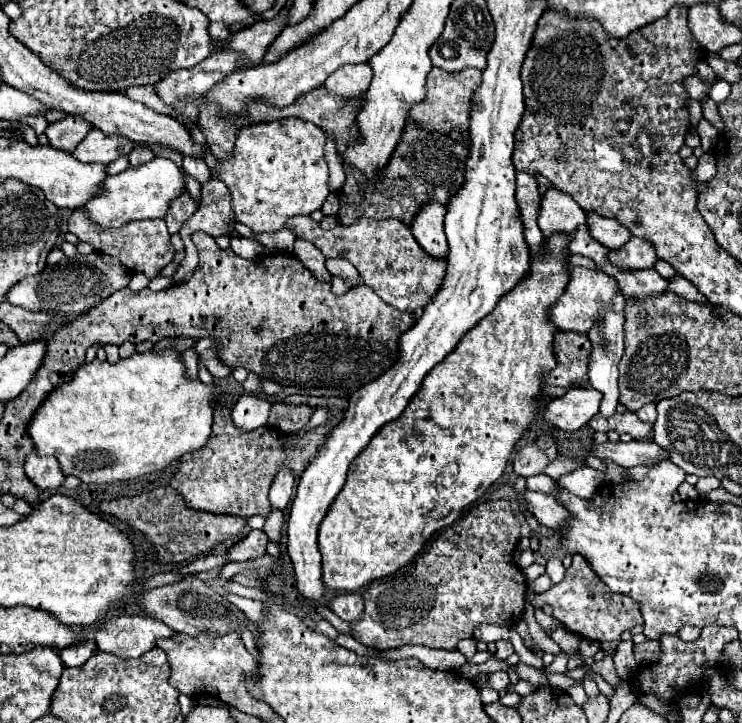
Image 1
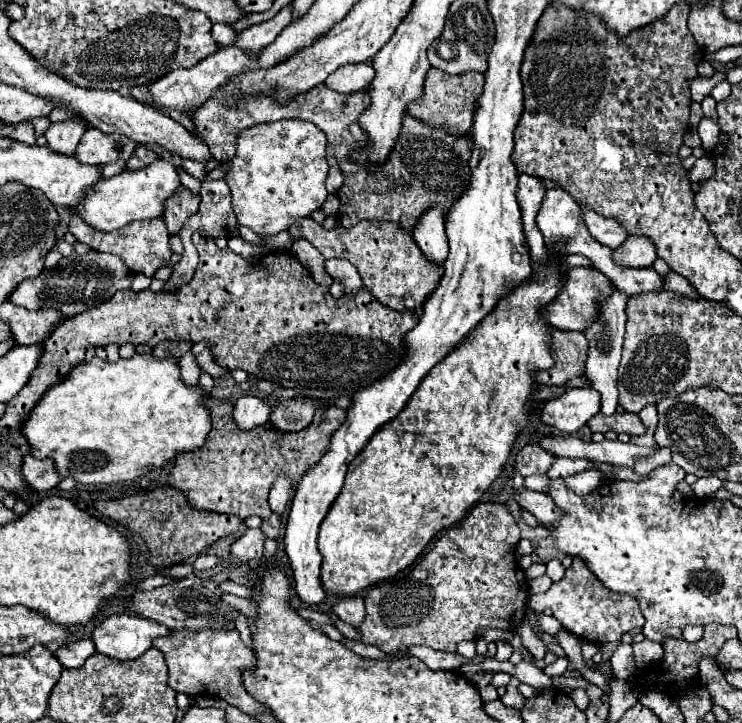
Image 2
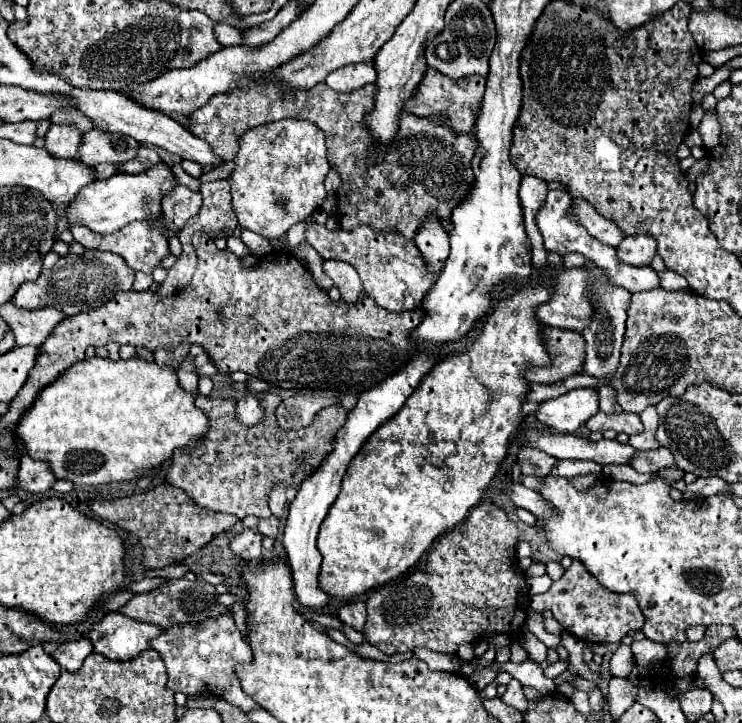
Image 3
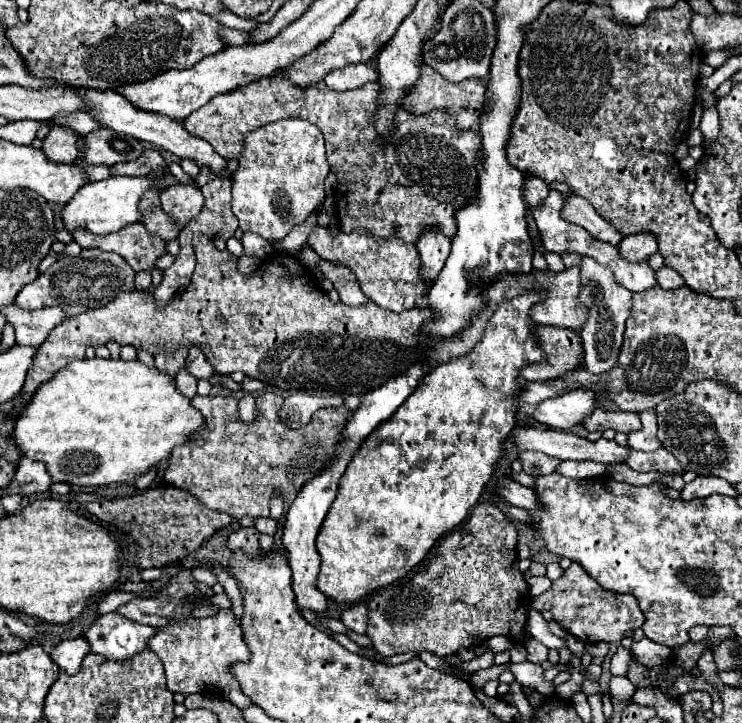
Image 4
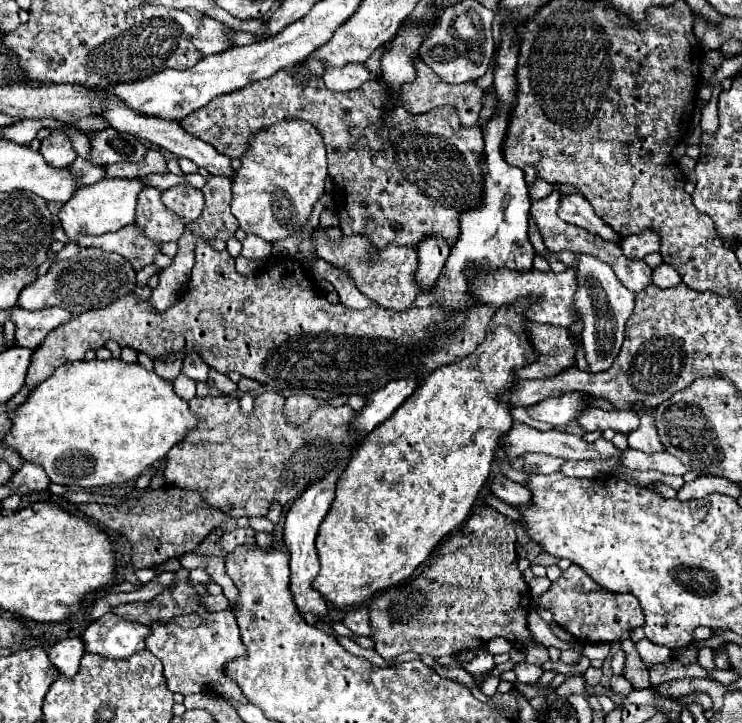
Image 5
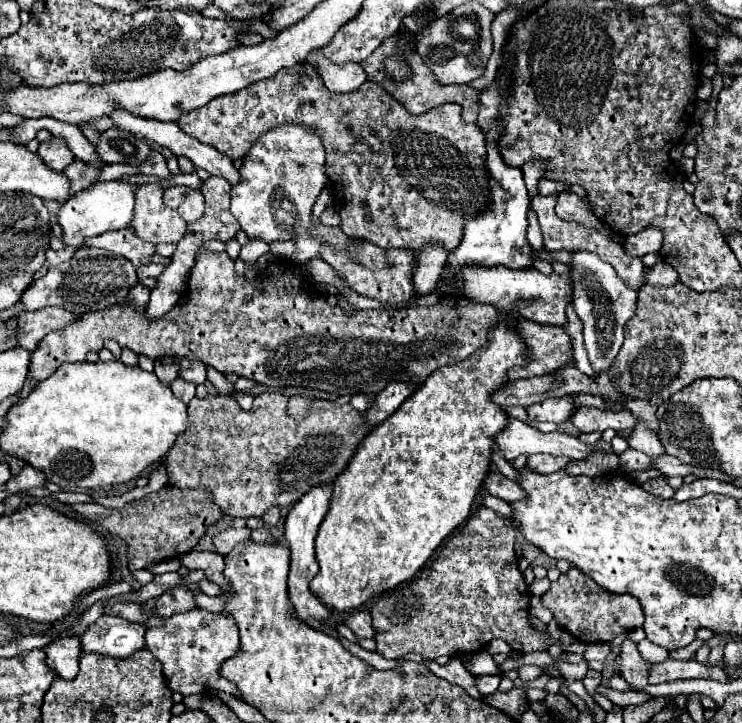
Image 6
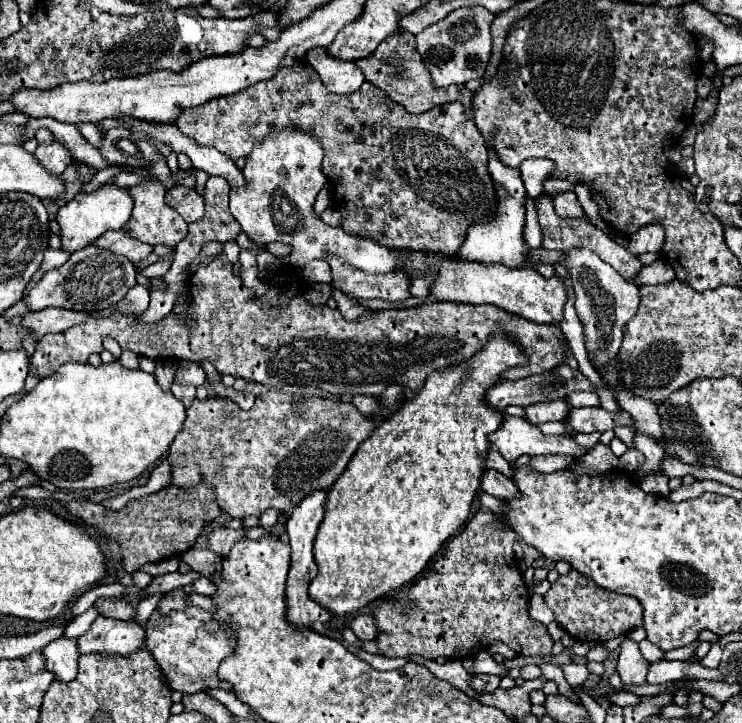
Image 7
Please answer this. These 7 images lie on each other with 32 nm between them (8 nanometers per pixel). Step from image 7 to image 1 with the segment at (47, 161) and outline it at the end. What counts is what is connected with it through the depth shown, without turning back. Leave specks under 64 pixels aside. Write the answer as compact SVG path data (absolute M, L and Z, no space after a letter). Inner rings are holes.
M68 114L64 120L58 120L46 128L46 136L50 138L50 146L56 146L60 150L72 150L88 132L92 130L92 124L80 116Z

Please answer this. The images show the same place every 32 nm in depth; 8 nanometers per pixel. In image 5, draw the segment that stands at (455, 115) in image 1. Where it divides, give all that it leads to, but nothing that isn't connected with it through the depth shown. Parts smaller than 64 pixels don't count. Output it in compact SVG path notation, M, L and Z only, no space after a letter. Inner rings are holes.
M420 58L416 60L416 68L418 68L418 78L412 84L400 88L400 104L408 112L412 112L412 114L426 114L426 112L430 112L432 108L438 108L438 106L454 106L458 110L462 126L478 126L480 124L478 120L480 120L484 90L480 86L476 86L476 82L464 82L464 84L442 82L438 78L438 74L432 68L428 68Z

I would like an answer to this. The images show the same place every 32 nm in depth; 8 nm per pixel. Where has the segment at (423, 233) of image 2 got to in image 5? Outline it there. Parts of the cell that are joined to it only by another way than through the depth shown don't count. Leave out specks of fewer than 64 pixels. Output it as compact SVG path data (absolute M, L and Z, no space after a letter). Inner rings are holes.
M434 236L434 238L424 238L418 246L418 282L422 286L422 290L430 290L432 282L436 282L436 278L440 276L440 270L444 268L444 262L450 254L450 246L444 238Z

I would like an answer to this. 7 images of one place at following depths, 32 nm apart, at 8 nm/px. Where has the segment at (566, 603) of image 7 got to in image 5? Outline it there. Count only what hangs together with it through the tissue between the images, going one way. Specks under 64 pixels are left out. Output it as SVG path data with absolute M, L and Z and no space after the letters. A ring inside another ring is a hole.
M572 564L566 572L562 572L562 576L556 582L552 582L548 592L538 596L536 606L550 610L554 614L554 622L562 626L566 632L570 632L582 644L590 642L612 644L620 640L622 634L628 634L644 624L644 614L640 610L638 600L632 594L622 596L604 590L576 564Z

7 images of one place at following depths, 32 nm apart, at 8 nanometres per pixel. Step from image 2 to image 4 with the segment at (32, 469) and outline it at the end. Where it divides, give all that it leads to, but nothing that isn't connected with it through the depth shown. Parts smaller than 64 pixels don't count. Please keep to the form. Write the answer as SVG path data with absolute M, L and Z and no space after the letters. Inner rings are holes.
M22 456L14 482L6 490L22 492L22 494L40 494L40 492L48 492L50 486L52 486L52 478L50 478L46 466L42 462Z

